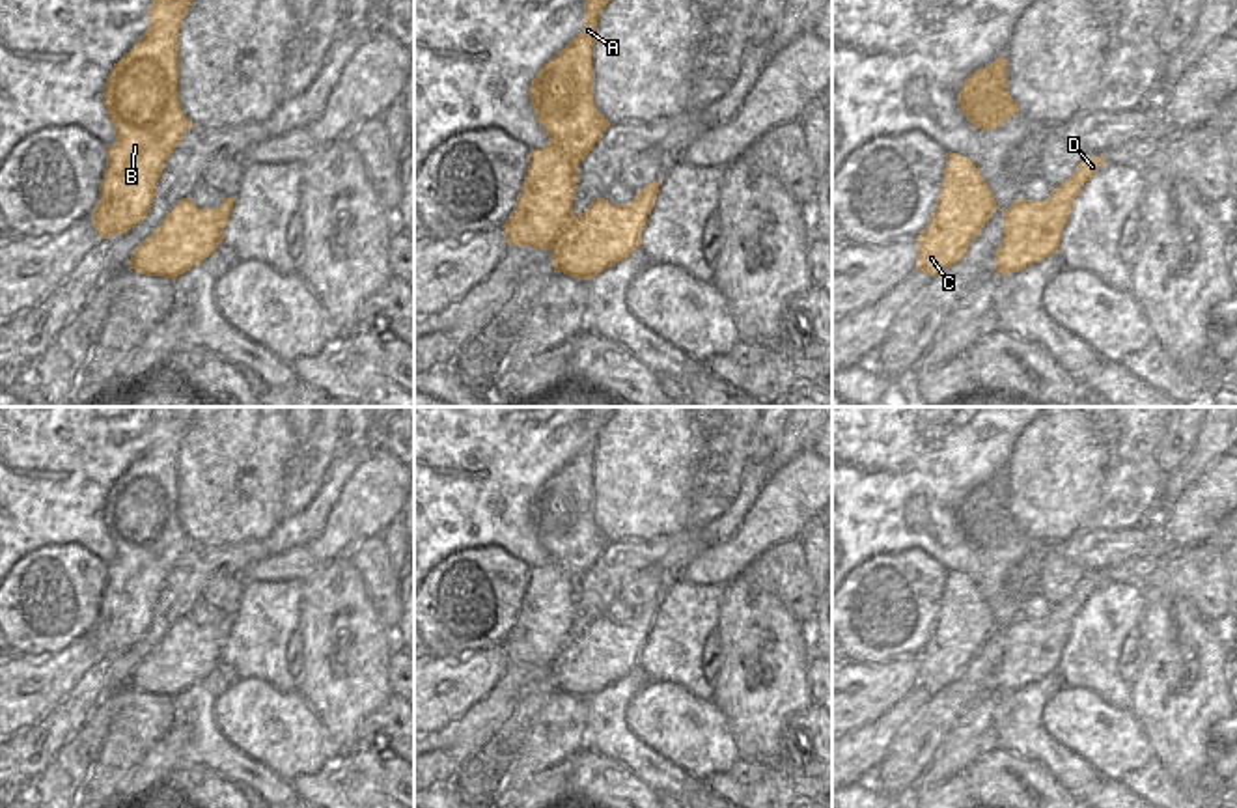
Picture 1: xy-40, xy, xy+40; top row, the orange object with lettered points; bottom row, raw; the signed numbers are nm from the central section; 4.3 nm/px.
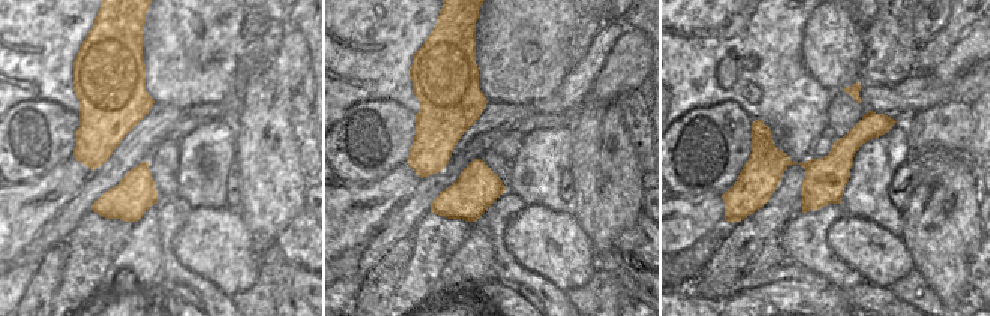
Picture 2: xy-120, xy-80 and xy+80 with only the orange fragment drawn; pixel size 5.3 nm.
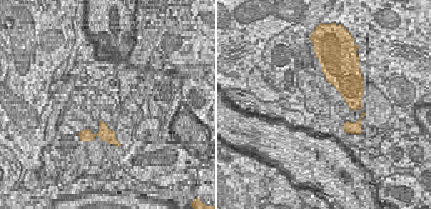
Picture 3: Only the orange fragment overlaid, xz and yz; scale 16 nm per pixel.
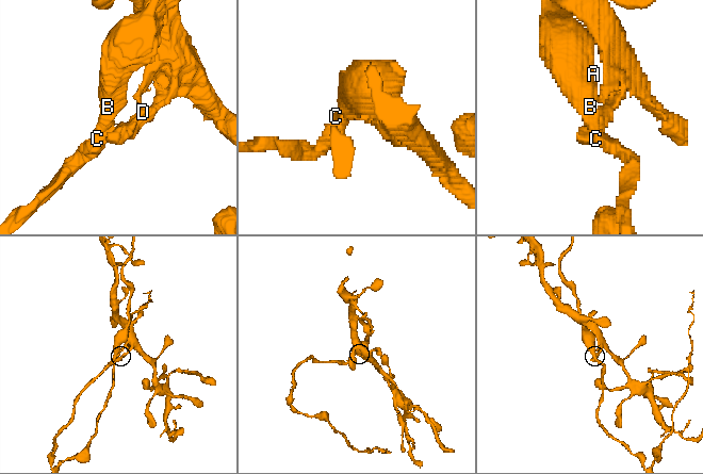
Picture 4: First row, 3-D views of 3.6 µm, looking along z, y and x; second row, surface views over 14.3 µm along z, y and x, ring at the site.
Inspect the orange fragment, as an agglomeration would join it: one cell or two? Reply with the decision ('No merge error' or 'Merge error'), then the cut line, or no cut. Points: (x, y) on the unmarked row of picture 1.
Merge error. Split along xy (577, 635), (551, 668)

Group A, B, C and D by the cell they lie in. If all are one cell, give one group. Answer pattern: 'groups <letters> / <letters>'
groups A B C / D

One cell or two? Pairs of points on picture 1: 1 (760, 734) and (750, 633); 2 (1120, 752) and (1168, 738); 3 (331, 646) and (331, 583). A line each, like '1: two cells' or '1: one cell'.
1: one cell
2: two cells
3: one cell

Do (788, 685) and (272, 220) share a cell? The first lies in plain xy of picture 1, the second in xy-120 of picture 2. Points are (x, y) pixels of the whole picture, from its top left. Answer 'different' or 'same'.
same

